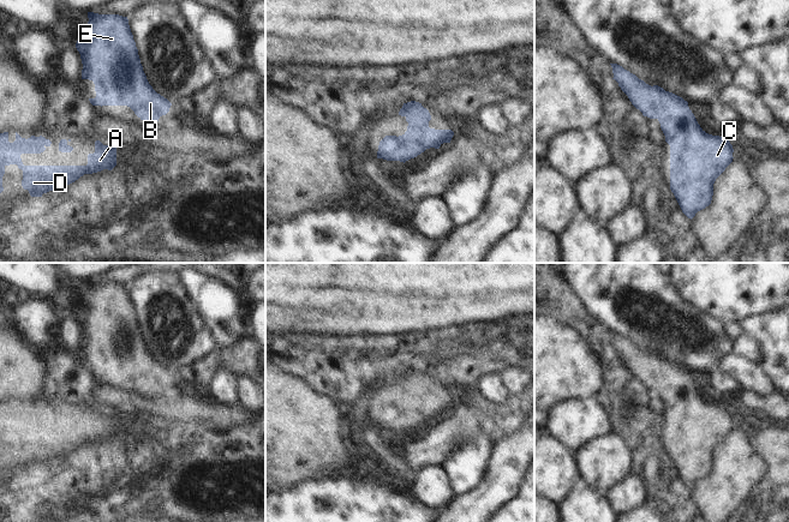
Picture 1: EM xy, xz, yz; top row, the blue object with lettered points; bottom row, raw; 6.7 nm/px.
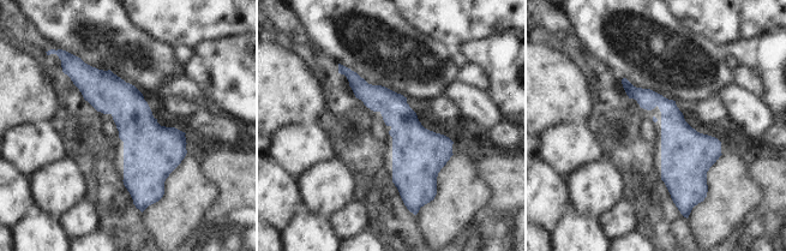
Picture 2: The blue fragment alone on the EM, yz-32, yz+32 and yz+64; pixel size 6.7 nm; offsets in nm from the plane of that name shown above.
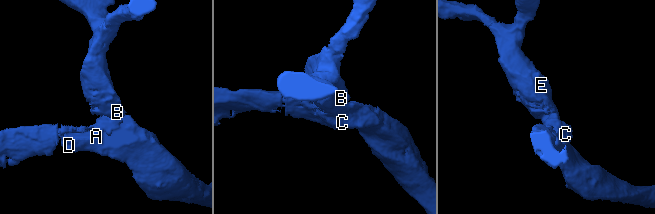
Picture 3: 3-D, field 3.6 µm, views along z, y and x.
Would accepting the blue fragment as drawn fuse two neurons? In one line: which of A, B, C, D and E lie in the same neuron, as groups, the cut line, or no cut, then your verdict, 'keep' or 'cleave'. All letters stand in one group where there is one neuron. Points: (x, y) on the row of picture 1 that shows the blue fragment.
groups A B C D E; cut none; keep

